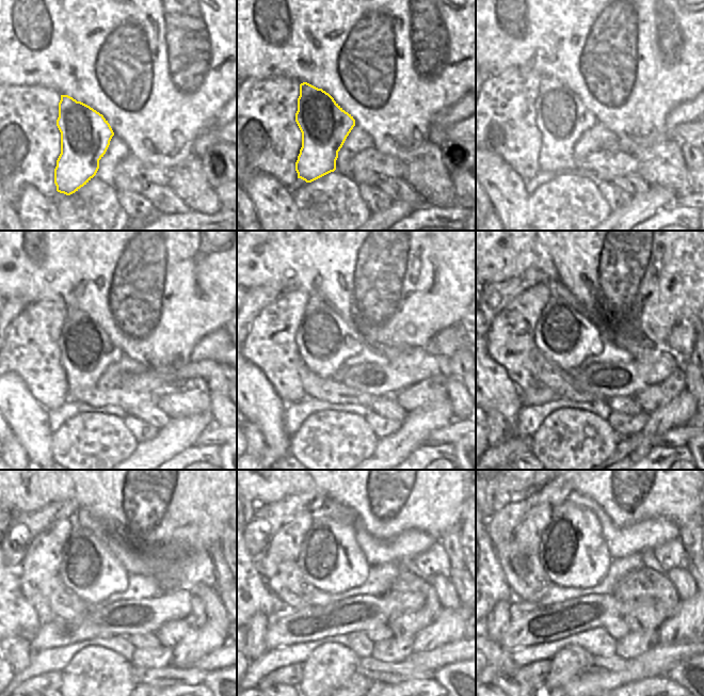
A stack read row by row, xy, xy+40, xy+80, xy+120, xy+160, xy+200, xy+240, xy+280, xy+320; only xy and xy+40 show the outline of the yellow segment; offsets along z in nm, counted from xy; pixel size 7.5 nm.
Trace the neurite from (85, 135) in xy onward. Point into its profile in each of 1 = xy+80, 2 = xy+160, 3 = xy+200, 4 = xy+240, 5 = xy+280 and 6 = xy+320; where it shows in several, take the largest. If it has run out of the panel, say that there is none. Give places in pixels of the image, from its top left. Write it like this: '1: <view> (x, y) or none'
1: xy+80 (561, 117)
2: xy+160 (324, 341)
3: xy+200 (564, 334)
4: xy+240 (90, 569)
5: xy+280 (331, 559)
6: xy+320 (572, 551)

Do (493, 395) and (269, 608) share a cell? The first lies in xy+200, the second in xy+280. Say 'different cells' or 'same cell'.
same cell

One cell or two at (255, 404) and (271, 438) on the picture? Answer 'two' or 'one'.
one

